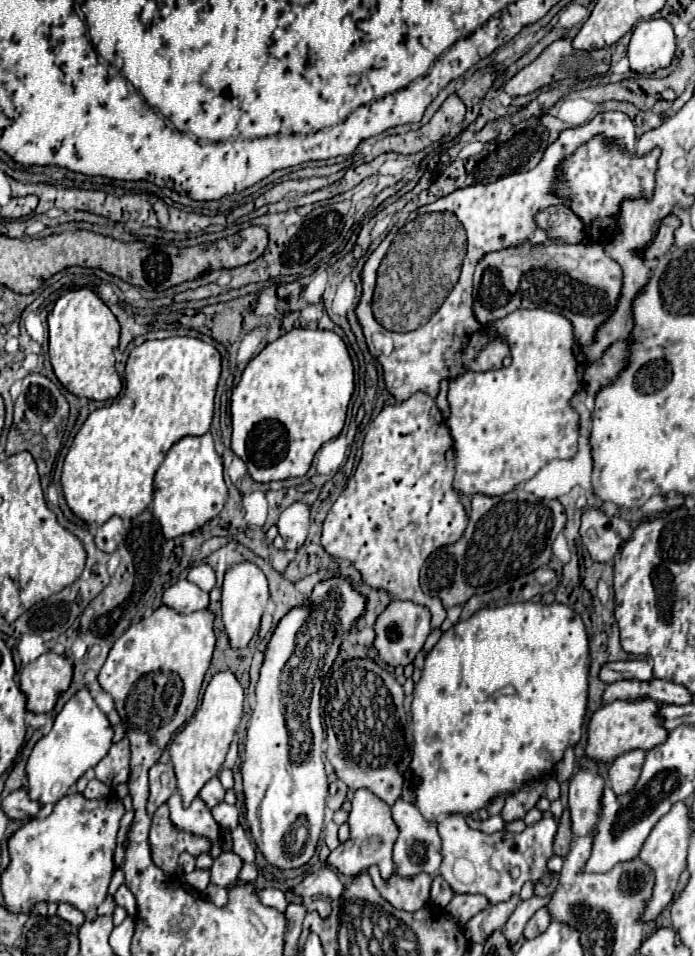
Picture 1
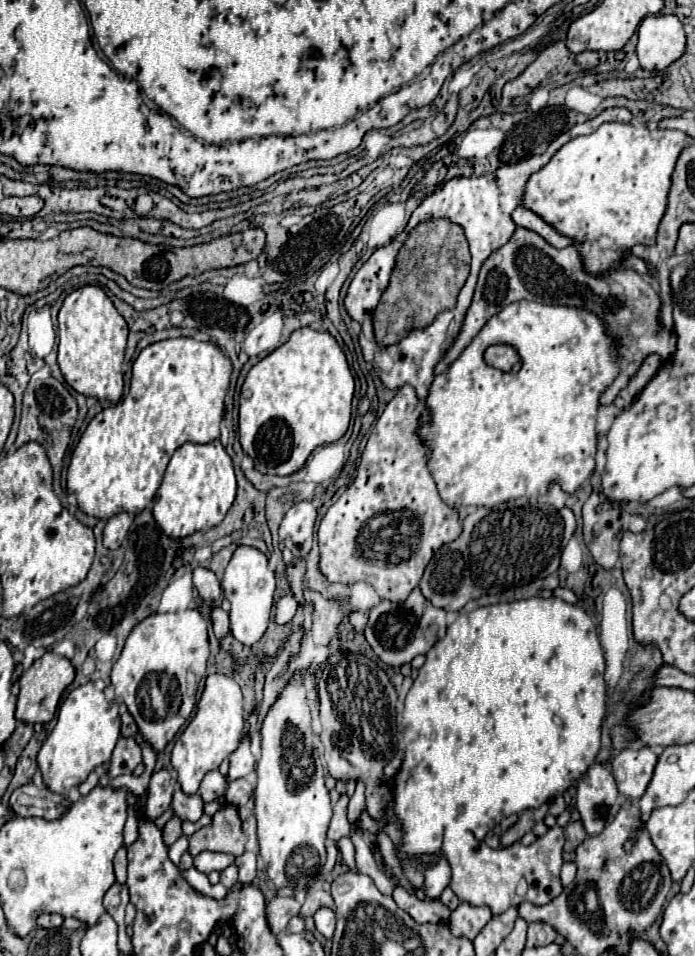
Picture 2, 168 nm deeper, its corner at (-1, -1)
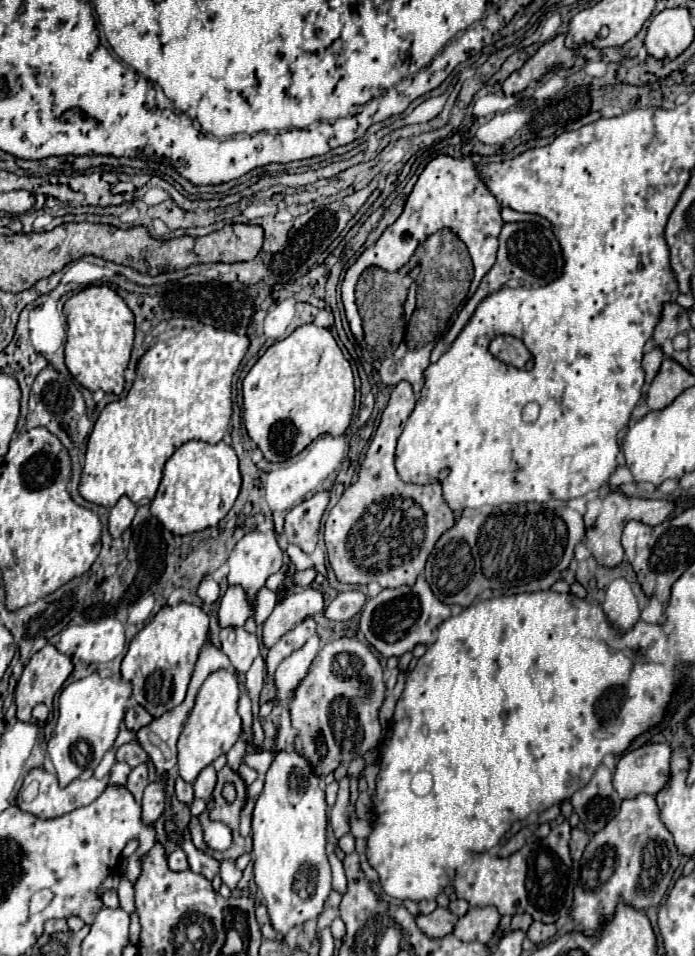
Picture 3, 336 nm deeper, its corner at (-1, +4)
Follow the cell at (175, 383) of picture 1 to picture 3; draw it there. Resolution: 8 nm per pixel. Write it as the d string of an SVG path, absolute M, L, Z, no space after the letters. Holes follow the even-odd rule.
M205 326L195 332L185 328L181 334L157 340L137 364L137 378L129 390L129 394L121 400L115 400L103 408L99 414L93 432L87 440L85 464L81 472L79 494L93 504L113 508L121 496L129 496L133 502L141 498L153 498L157 486L163 476L163 466L171 458L171 454L189 440L203 440L209 444L217 444L229 432L231 420L231 384L233 374L239 368L247 352L249 340L247 336L239 336L235 332L217 330L213 326Z

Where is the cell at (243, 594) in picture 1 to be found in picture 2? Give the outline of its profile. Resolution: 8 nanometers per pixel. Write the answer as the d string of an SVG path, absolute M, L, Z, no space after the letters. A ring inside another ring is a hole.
M239 545L225 569L223 581L223 595L231 601L231 633L233 637L243 643L245 647L253 647L267 629L269 611L273 605L273 591L275 591L275 573L269 569L269 559L263 551L249 545Z

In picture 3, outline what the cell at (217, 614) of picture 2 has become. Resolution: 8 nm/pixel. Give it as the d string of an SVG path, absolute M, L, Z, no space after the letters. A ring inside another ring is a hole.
M221 628L219 640L221 650L229 656L237 672L247 672L251 662L259 656L259 644L255 634L249 634L243 628Z

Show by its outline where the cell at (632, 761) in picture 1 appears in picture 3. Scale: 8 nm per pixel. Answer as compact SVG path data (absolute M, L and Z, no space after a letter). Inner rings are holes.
M645 744L627 750L615 768L613 788L621 798L657 794L669 778L669 744Z

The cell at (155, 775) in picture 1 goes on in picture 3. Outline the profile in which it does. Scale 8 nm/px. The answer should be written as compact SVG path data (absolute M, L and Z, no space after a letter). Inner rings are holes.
M163 780L151 782L143 794L143 822L153 824L163 814L165 804L167 804L165 782Z

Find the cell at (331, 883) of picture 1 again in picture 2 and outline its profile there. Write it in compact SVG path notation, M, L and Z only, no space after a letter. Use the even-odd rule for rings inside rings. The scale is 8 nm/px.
M275 895L265 909L265 917L269 923L269 929L273 935L279 935L287 929L289 917L299 913L299 903L295 897L285 897L285 895Z

